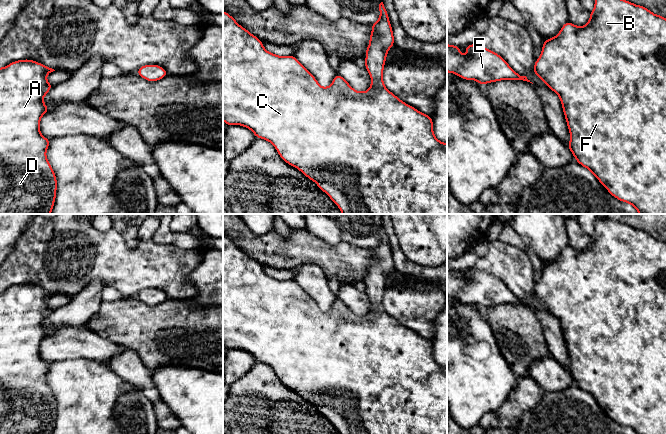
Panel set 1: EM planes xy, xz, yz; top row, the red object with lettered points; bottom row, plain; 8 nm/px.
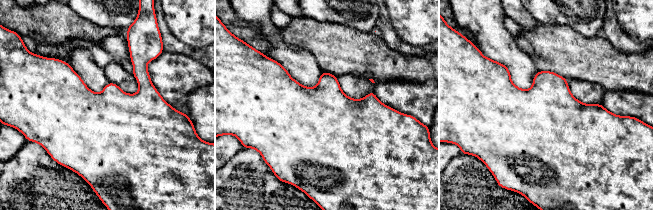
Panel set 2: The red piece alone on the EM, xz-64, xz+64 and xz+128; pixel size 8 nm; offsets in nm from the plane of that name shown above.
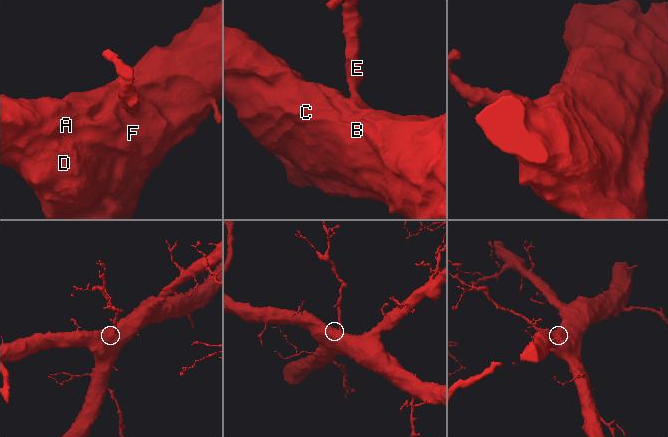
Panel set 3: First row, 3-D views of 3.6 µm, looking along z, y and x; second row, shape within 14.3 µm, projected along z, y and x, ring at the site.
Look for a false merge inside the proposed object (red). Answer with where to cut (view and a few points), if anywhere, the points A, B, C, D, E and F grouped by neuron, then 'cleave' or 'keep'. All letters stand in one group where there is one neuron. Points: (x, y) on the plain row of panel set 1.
no cut | A B C D E F | keep

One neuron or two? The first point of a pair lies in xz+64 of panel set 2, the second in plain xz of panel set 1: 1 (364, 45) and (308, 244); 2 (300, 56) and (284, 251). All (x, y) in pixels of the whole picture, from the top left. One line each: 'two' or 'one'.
1: one
2: two

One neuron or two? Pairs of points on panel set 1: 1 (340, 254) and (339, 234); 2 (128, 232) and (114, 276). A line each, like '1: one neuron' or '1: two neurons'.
1: two neurons
2: two neurons

